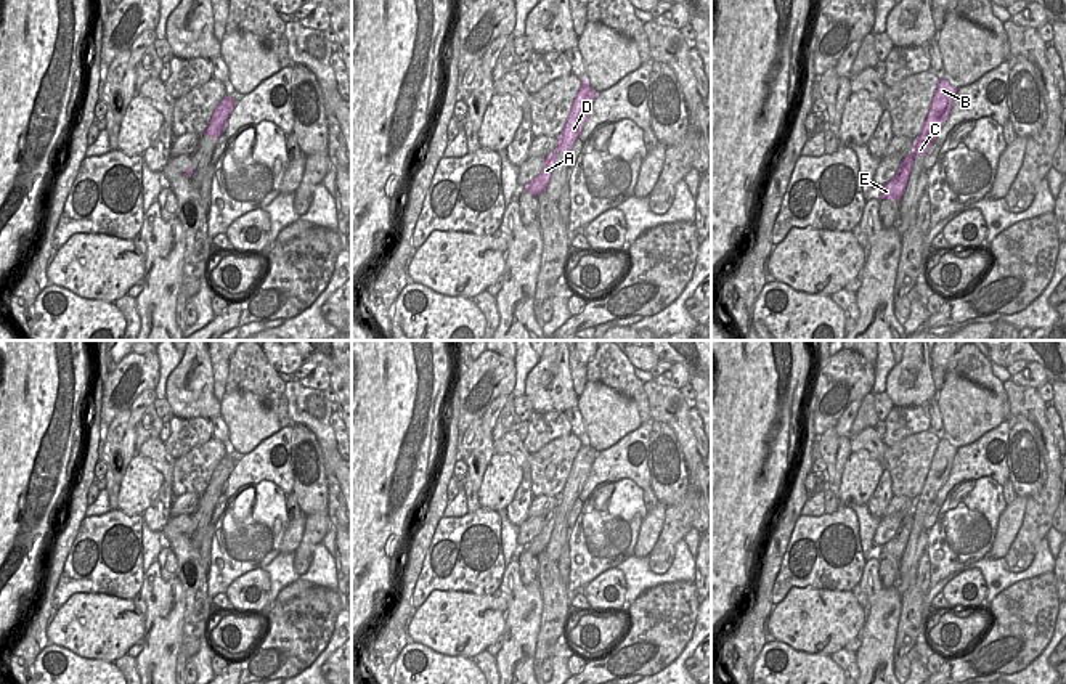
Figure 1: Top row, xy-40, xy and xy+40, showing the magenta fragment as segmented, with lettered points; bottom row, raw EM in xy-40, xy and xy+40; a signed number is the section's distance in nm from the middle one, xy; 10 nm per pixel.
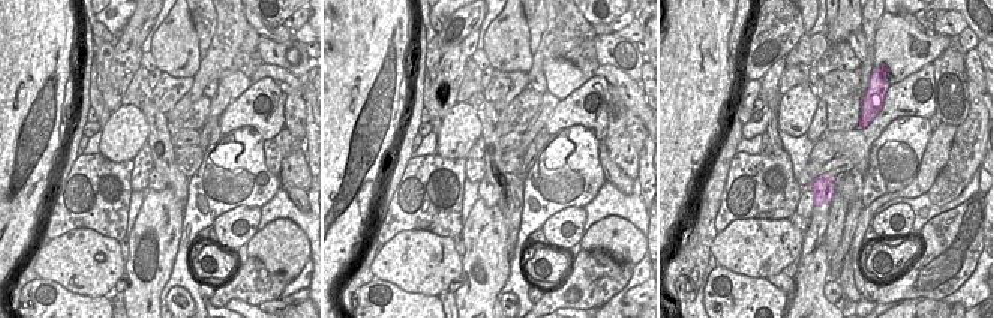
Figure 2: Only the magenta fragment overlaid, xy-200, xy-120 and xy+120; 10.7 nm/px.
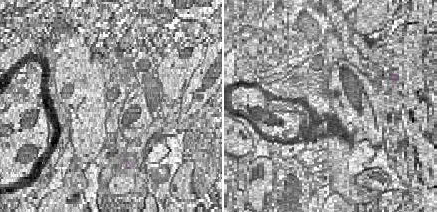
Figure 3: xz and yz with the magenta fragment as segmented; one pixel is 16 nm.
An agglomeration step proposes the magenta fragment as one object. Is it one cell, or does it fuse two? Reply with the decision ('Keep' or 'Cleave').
Keep

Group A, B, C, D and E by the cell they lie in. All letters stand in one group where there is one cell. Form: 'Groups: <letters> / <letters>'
Groups: A B C D E

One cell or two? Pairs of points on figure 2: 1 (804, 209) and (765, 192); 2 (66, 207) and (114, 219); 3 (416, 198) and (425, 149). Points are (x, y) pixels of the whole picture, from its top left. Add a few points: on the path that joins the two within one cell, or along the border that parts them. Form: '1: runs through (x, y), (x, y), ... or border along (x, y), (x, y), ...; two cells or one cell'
1: border along (804, 189), (793, 212); two cells
2: runs through (78, 207), (84, 212), (102, 212); one cell
3: border along (435, 153), (413, 158); two cells

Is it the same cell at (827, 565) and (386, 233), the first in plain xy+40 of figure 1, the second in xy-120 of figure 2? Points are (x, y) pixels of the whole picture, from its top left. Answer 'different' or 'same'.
same

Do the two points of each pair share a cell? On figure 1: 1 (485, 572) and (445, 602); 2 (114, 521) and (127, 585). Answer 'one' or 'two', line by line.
1: two
2: one

